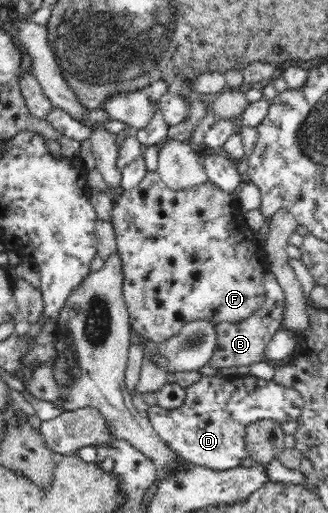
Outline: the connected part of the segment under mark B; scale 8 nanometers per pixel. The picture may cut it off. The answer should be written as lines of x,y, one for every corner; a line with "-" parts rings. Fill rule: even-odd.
271,271
266,272
263,278
266,290
266,302
255,310
249,319
239,323
223,322
215,325
215,335
217,335
217,348
209,360
209,366
215,369
233,370
235,367
250,366
258,362
266,361
266,349
271,338
281,328
283,312
285,312
284,290
279,286
277,279

